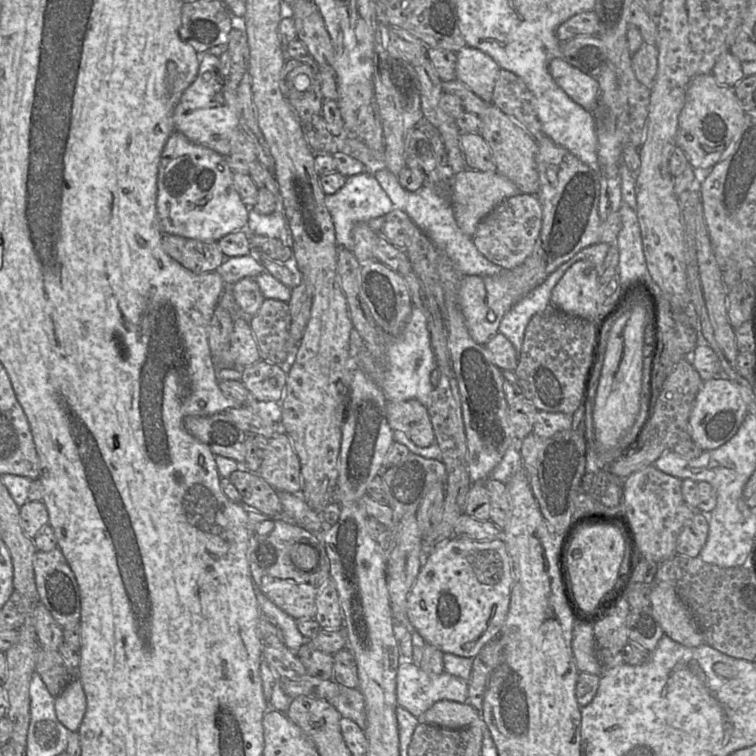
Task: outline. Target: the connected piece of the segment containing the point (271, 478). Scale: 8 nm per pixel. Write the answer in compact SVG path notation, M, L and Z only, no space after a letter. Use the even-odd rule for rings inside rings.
M286 434L266 440L266 453L257 474L276 491L300 494L302 489L301 465L292 442Z

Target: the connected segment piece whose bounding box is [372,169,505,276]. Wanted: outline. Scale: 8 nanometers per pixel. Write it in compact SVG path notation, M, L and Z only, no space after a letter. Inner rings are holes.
M387 169L372 174L386 192L394 207L405 212L429 236L435 245L448 256L462 276L494 276L505 271L504 268L492 263L482 255L474 245L472 238L463 233L456 221L451 197L446 193L426 186L418 191L410 192L400 185L398 176Z

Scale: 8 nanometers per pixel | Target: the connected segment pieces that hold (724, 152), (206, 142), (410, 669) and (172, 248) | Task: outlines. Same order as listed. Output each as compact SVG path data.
M711 73L698 75L691 81L686 91L685 104L679 116L677 147L686 153L692 168L711 170L732 152L743 131L745 118L746 112L740 106L733 86L719 83Z
M209 53L200 54L197 78L184 91L174 109L175 132L183 134L189 141L205 146L222 156L229 156L238 142L250 142L241 127L241 104L237 89L227 89L216 71L219 59Z
M402 660L396 677L396 696L398 706L422 718L436 702L466 703L468 681L446 672L428 674L412 660Z
M163 234L161 244L171 258L194 273L217 271L226 258L215 241Z

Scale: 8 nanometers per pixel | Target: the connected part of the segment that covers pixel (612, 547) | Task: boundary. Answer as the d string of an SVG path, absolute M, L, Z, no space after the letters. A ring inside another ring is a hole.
M589 524L575 534L567 552L567 567L577 603L592 610L616 584L628 551L625 531L610 524Z

